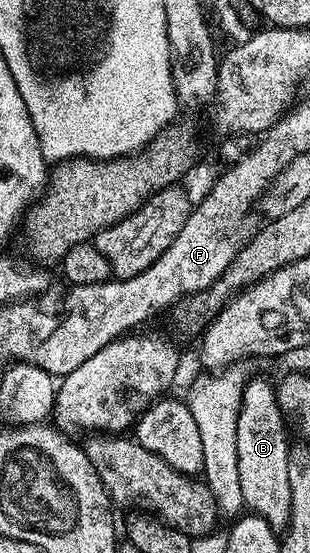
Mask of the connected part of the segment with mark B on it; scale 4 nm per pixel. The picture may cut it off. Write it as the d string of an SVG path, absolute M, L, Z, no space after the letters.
M254 375L246 382L242 396L242 408L238 418L238 464L240 489L244 498L244 507L252 515L266 520L275 530L284 530L291 518L291 478L287 475L287 462L291 439L285 433L286 413L281 411L277 401L277 389L274 381L264 380Z

